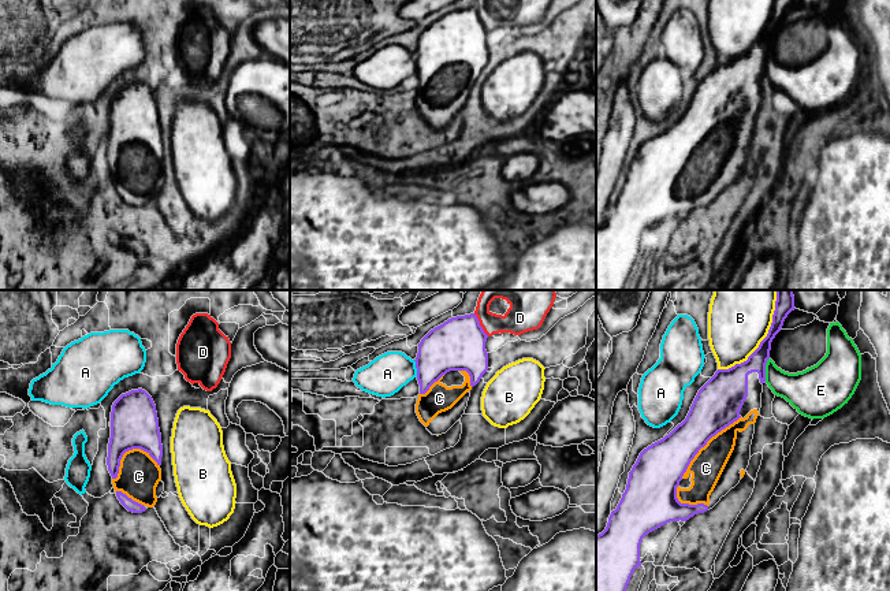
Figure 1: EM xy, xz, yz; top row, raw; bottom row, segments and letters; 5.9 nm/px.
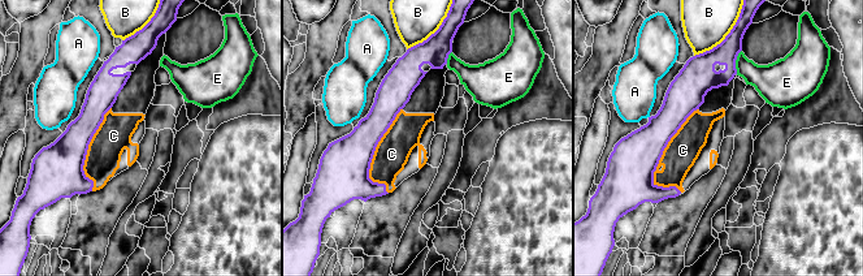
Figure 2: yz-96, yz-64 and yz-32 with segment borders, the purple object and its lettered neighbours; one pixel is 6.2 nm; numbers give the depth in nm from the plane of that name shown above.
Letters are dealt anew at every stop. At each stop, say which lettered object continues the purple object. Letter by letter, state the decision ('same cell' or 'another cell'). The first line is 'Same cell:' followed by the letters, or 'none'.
Same cell: C
A: another cell
B: another cell
C: same cell
D: another cell
E: another cell

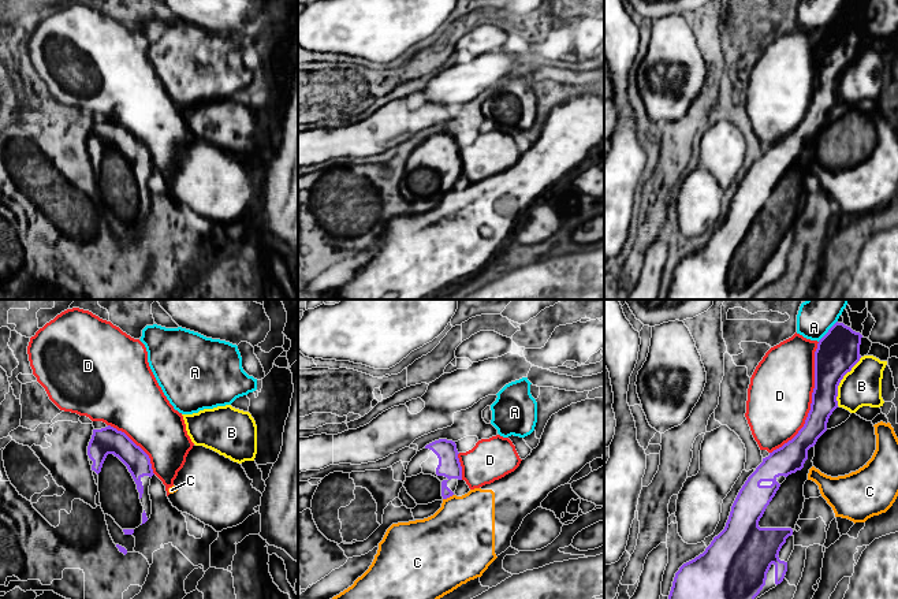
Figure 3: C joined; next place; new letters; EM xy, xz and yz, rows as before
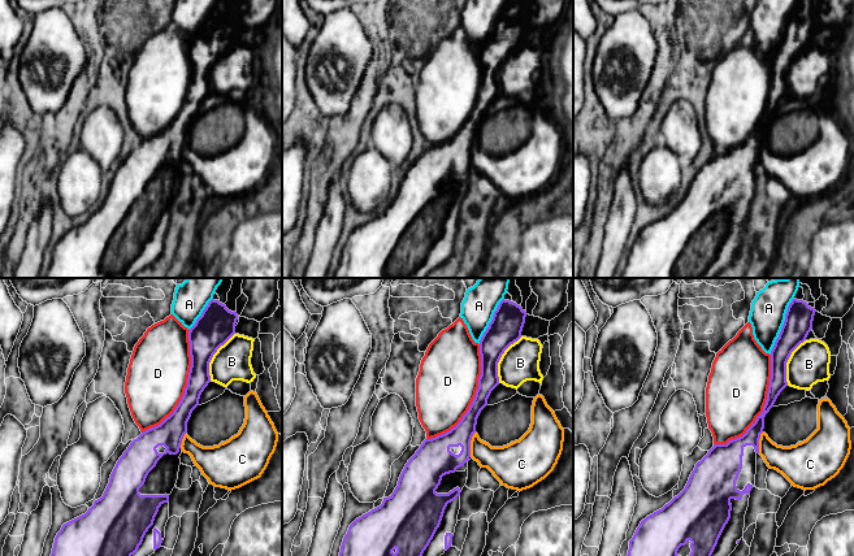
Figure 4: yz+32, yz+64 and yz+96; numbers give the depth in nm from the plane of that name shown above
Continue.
Same cell: none
A: another cell
B: another cell
C: another cell
D: another cell

